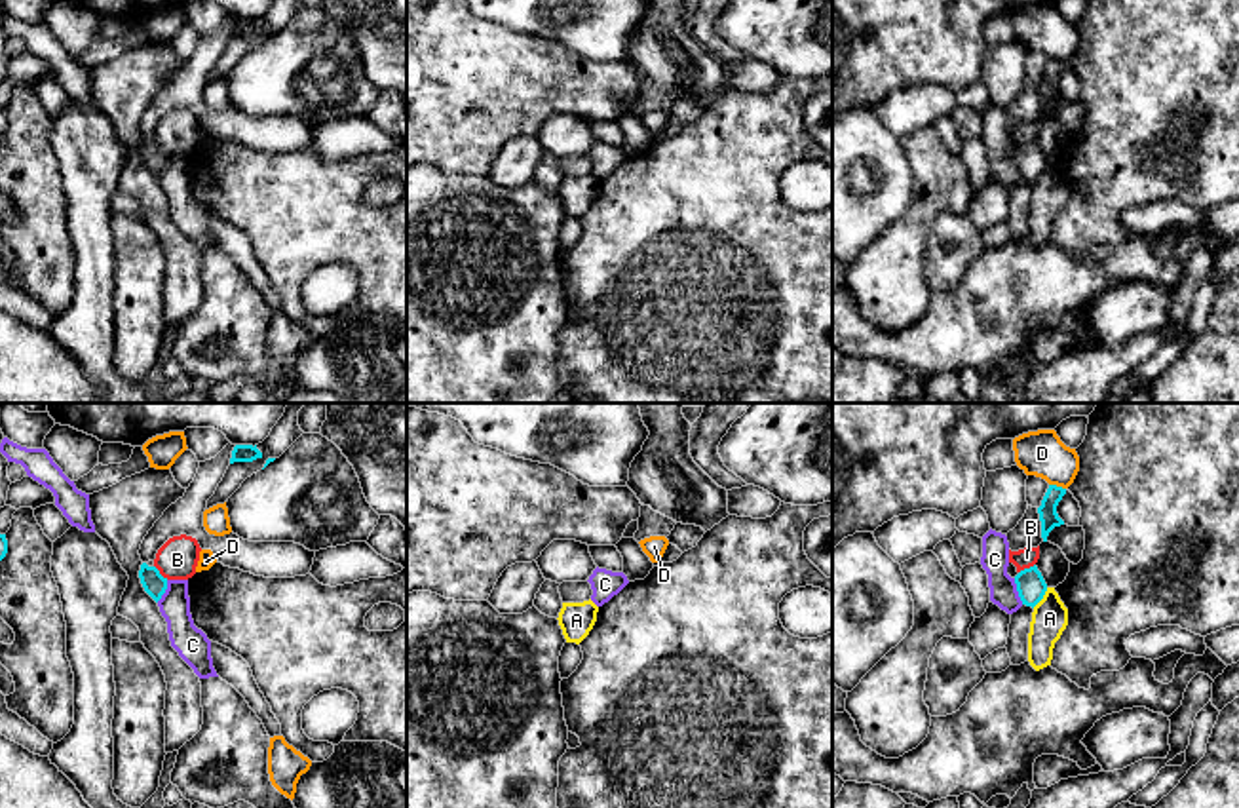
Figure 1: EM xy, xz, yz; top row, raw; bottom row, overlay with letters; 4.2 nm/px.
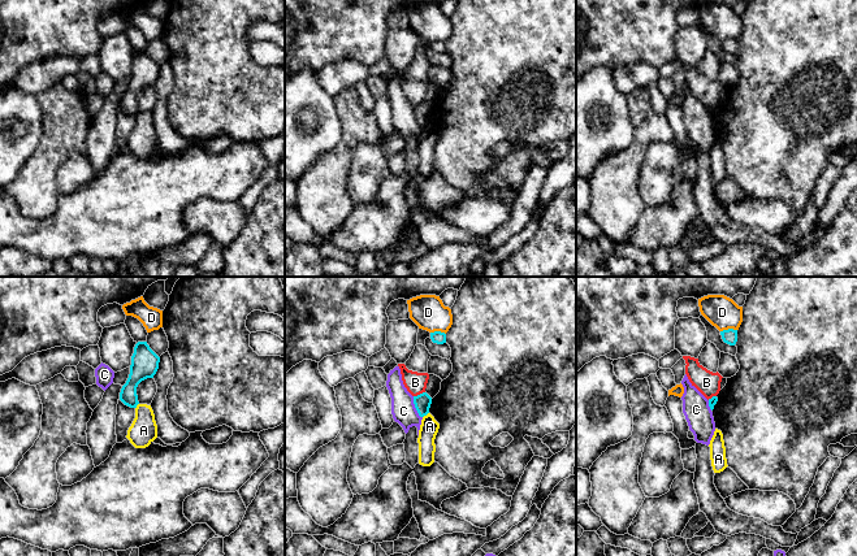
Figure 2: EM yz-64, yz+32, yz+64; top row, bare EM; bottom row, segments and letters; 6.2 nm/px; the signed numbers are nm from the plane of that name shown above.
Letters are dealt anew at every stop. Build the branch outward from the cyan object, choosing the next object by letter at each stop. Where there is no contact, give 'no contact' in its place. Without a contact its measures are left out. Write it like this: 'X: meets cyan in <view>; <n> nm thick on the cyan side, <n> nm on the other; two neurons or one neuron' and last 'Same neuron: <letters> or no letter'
A: meets cyan in yz; 120 nm thick on the cyan side, 160 nm on the other; two neurons
B: meets cyan in yz; 120 nm thick on the cyan side, 90 nm on the other; two neurons
C: meets cyan in yz; 120 nm thick on the cyan side, 120 nm on the other; two neurons
D: meets cyan in yz; 80 nm thick on the cyan side, 200 nm on the other; two neurons
Same neuron: no letter

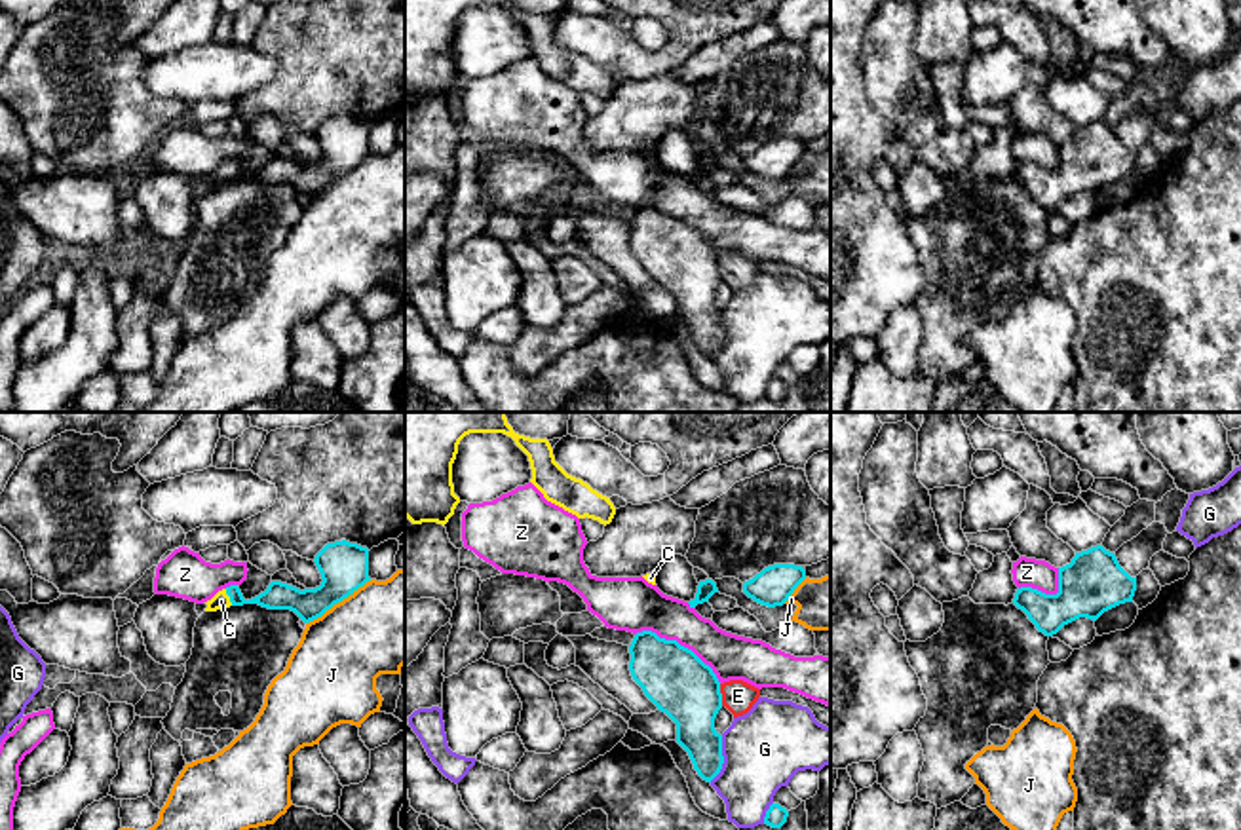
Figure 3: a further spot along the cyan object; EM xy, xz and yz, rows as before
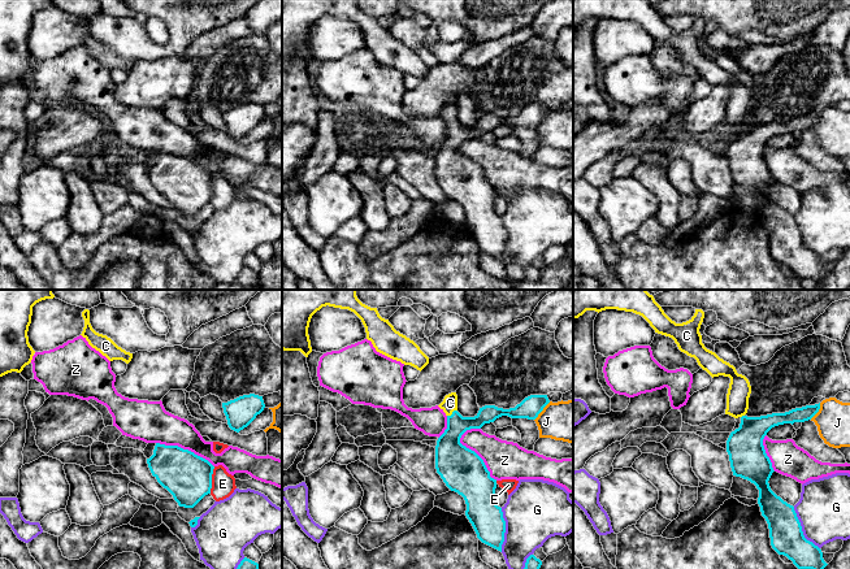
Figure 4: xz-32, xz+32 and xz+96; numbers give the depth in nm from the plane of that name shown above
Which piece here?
C: meets cyan in xy; 120 nm thick on the cyan side, 70 nm on the other; one neuron
E: meets cyan in xz; 280 nm thick on the cyan side, 140 nm on the other; two neurons
G: meets cyan in xz; 200 nm thick on the cyan side, 340 nm on the other; two neurons
J: meets cyan in xy; 200 nm thick on the cyan side, 380 nm on the other; two neurons
Z: meets cyan in xz; 280 nm thick on the cyan side, 220 nm on the other; two neurons
Same neuron: C

